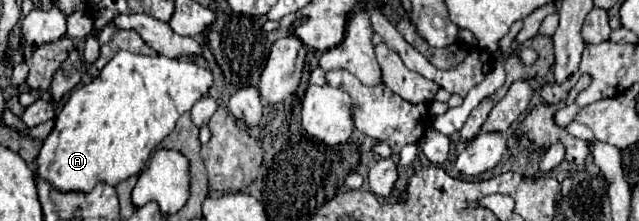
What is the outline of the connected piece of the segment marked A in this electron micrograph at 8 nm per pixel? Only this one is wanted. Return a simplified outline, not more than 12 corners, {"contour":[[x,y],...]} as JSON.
{"contour":[[117,52],[73,90],[37,172],[117,186],[209,94],[191,58]]}

